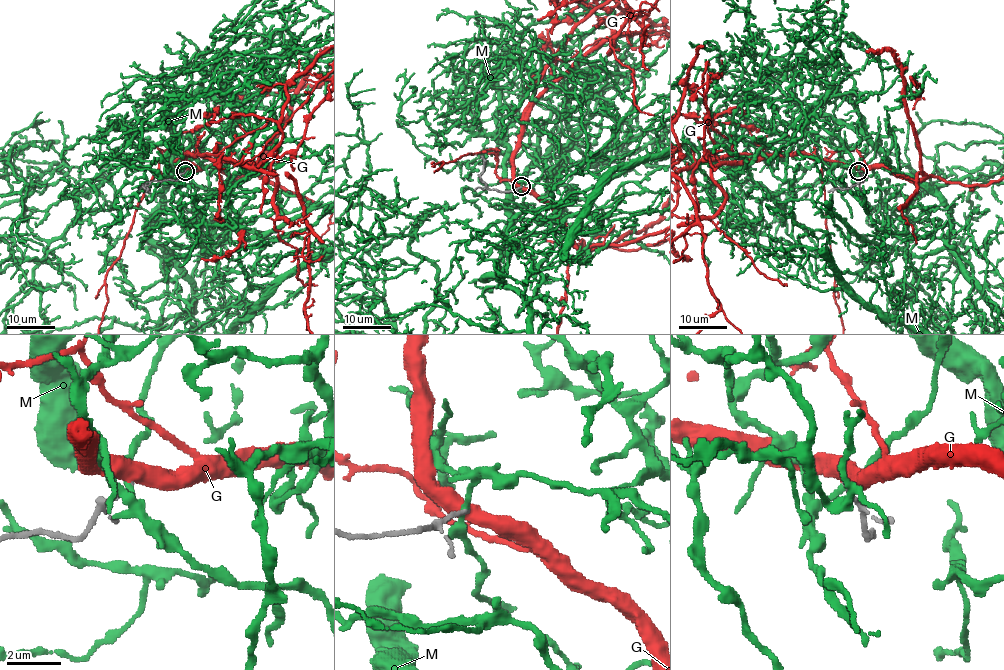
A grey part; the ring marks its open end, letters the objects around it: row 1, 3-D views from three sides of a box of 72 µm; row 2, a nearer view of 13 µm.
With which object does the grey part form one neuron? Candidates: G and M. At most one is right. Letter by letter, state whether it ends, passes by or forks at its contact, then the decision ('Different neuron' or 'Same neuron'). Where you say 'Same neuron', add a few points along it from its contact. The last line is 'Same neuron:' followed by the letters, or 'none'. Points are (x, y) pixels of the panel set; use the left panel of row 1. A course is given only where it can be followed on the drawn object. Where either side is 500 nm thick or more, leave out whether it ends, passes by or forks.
G: Different neuron
M: It passes by. Different neuron
Same neuron: none

